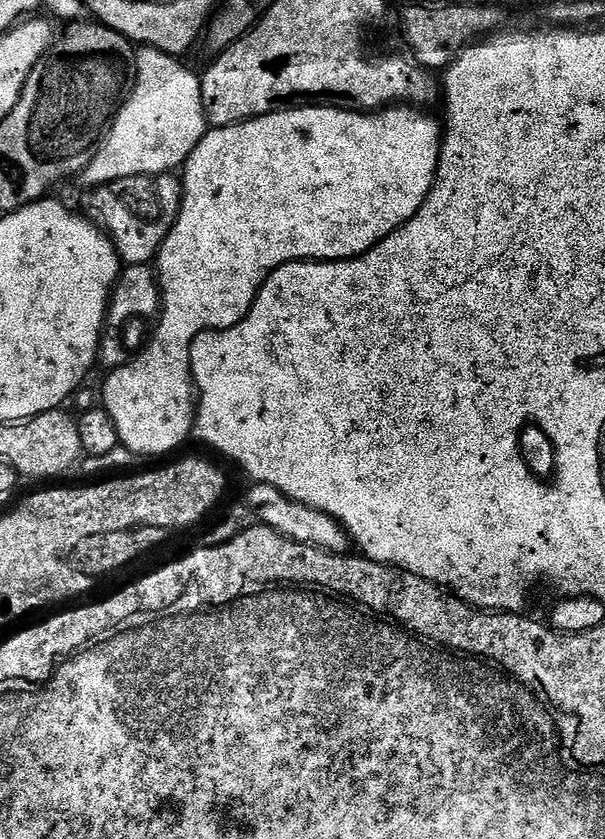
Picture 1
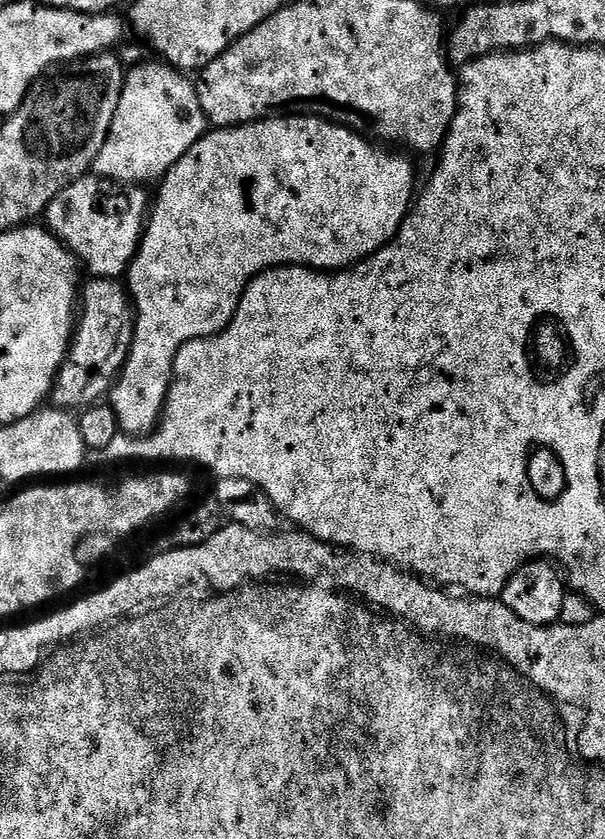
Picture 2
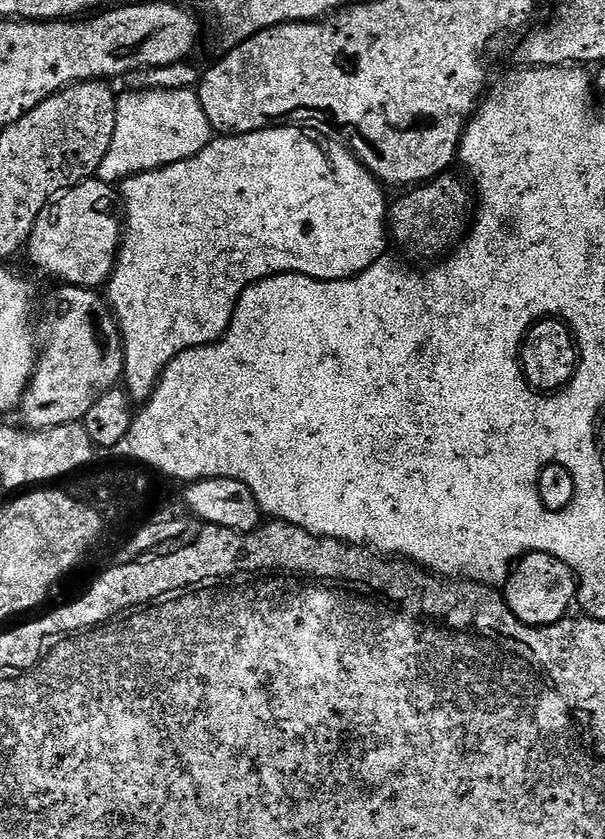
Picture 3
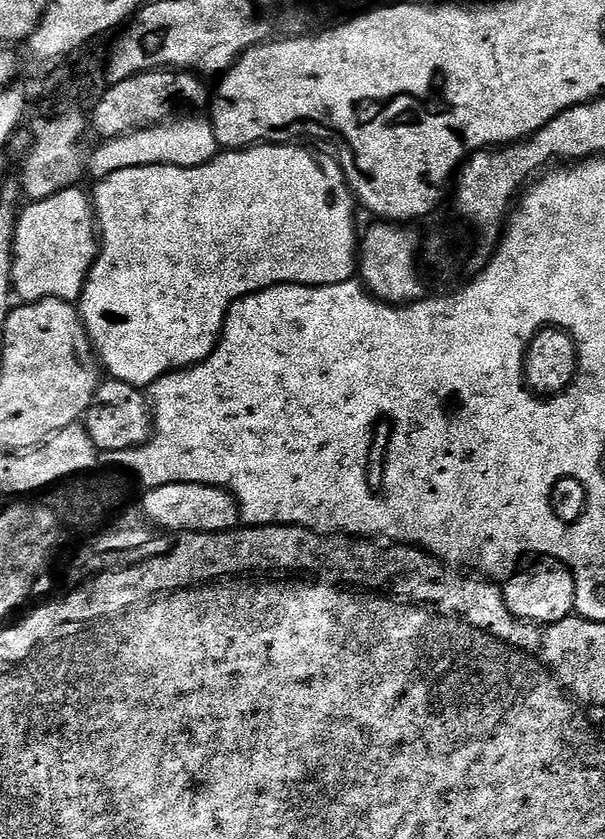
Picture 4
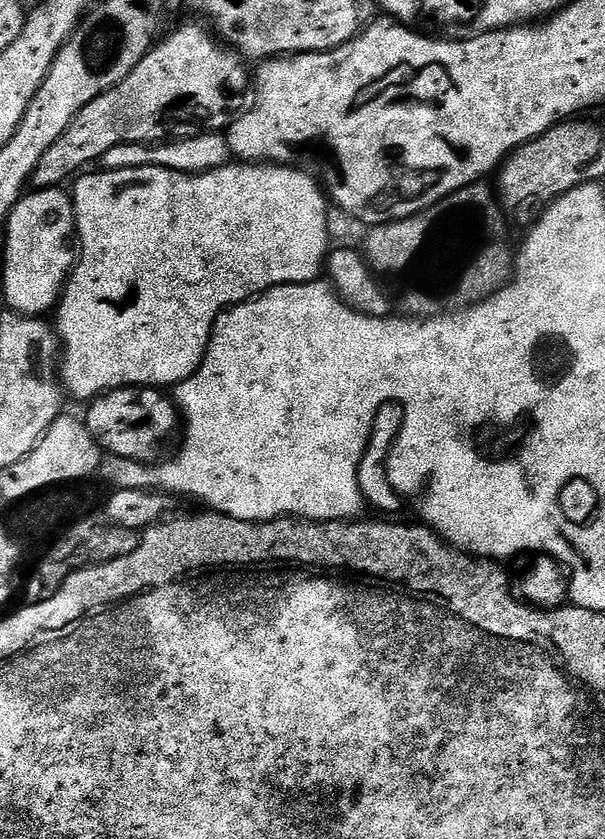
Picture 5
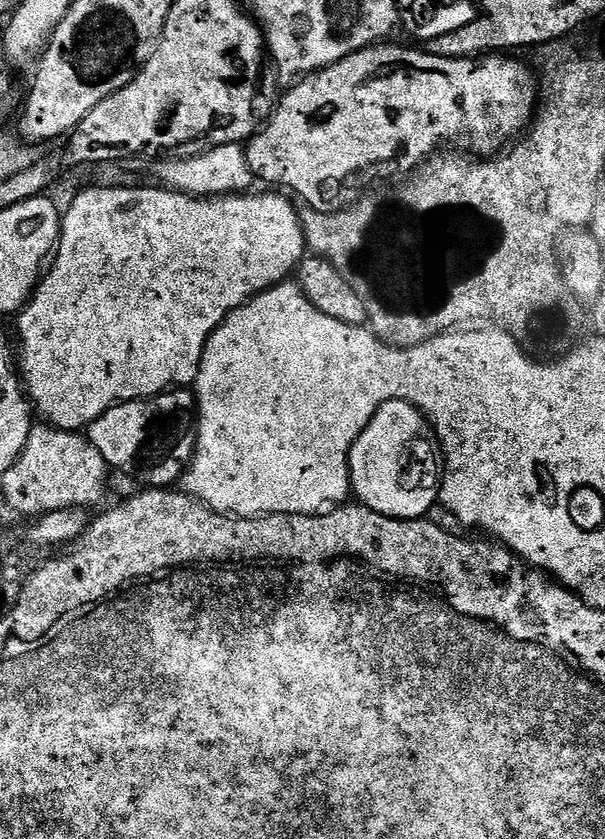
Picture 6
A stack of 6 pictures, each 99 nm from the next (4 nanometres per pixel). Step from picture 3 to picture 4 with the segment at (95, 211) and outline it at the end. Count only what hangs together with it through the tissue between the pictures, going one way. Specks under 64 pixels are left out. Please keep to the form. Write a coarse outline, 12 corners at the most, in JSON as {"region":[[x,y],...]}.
{"region":[[67,188],[19,213],[21,301],[79,301],[98,251],[92,197]]}

